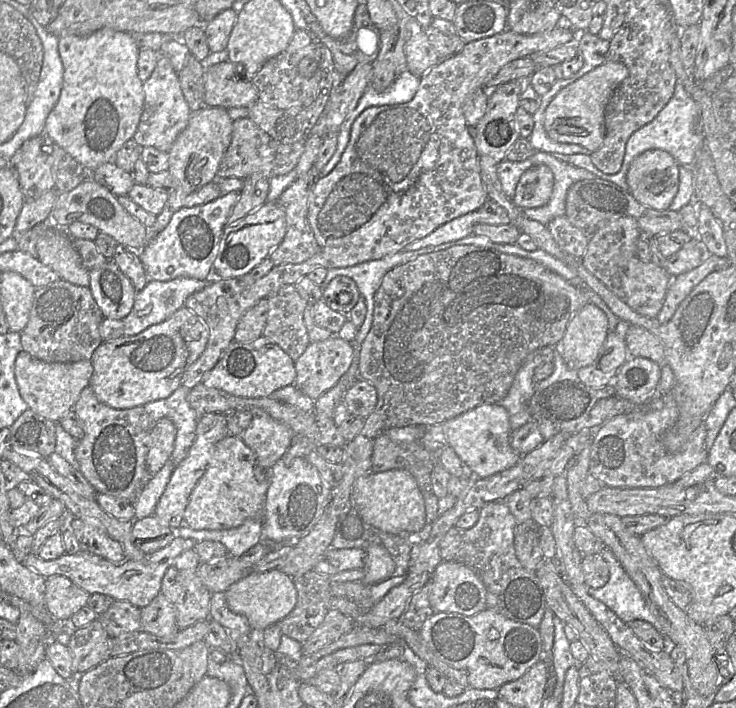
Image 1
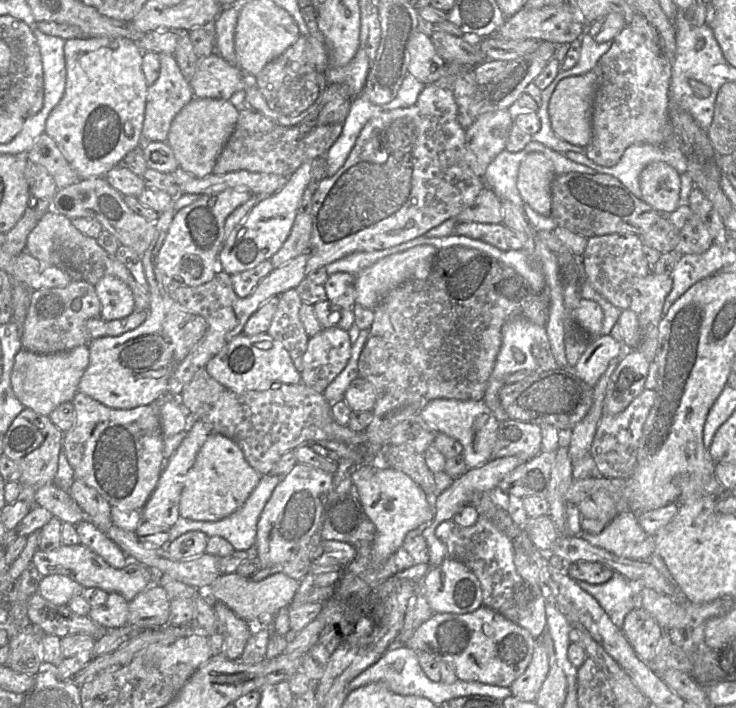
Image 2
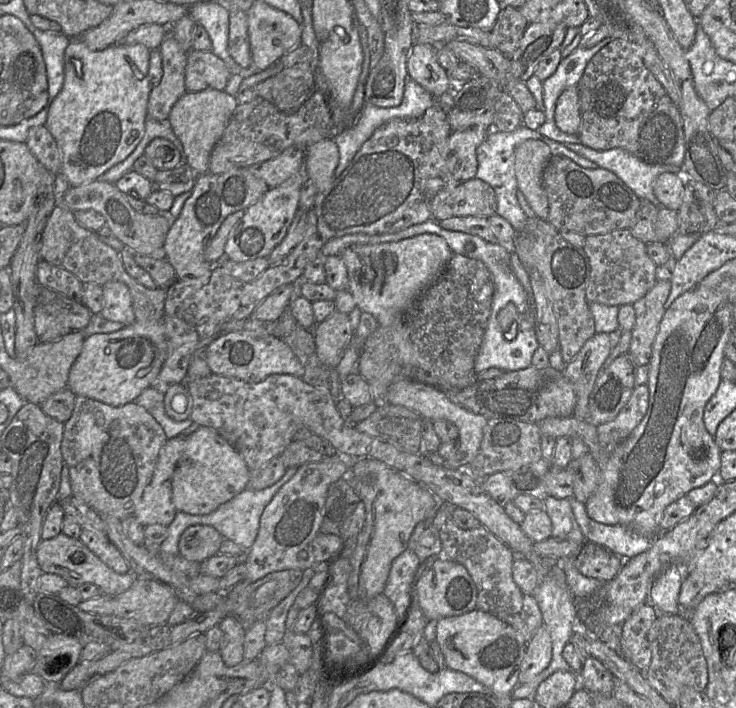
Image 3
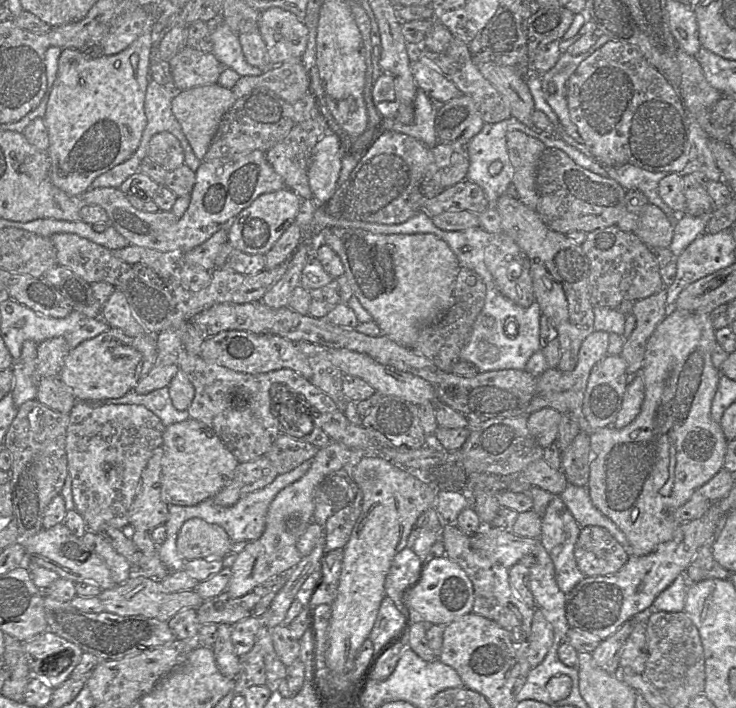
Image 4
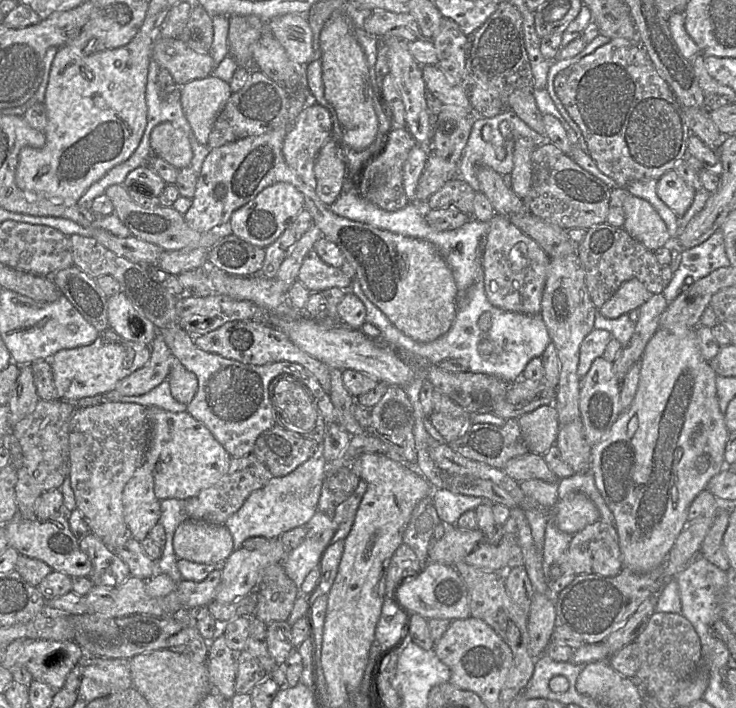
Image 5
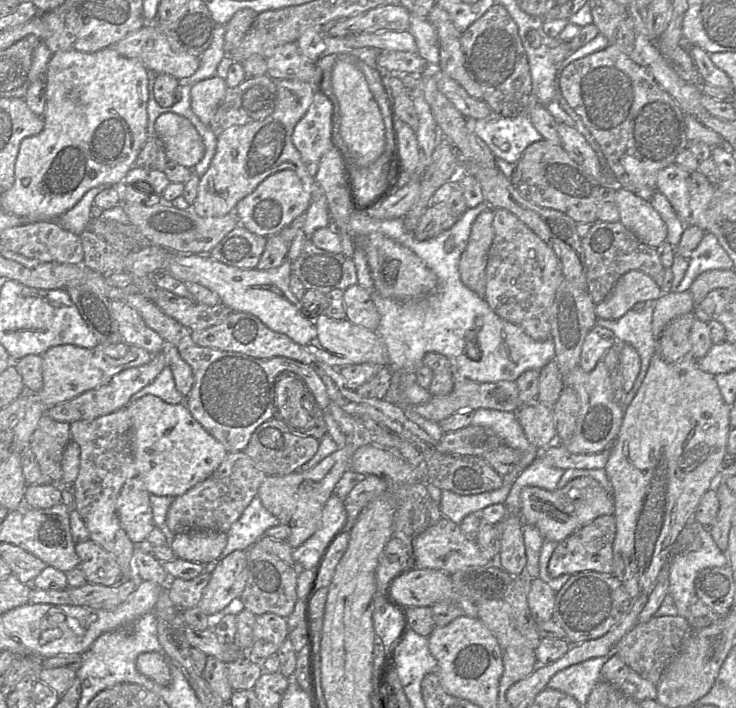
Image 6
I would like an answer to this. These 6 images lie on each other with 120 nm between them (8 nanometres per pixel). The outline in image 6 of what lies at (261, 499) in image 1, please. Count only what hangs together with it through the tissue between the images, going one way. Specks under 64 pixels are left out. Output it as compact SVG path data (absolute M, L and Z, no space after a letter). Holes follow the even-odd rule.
M149 394L139 398L134 402L130 402L126 407L132 423L132 452L134 456L137 476L139 476L143 480L150 494L170 497L177 497L184 494L189 489L211 476L218 469L220 464L229 453L221 442L214 438L207 430L202 427L202 425L198 421L194 419L186 404L169 404L159 397Z

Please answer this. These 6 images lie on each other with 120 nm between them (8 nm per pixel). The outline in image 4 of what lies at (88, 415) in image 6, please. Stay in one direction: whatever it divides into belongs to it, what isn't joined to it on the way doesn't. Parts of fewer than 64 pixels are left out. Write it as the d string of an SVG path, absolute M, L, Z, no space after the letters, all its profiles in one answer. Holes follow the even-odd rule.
M165 329L155 336L157 357L149 373L141 379L134 392L148 394L154 390L168 387L179 372L178 355L183 348L180 331Z

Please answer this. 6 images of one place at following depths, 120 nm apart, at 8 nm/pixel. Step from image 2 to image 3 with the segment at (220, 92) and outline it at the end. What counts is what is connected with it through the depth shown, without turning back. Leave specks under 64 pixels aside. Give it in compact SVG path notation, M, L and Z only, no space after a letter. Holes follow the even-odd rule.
M192 49L187 53L185 87L187 92L224 90L231 76L226 64L212 51Z

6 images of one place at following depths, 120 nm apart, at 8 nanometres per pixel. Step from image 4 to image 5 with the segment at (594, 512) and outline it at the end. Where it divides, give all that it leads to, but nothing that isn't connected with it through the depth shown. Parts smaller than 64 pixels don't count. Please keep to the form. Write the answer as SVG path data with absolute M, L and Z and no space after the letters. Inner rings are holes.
M575 473L572 476L558 480L558 500L564 498L570 492L581 492L590 498L599 510L599 520L615 527L615 519L611 510L595 486L593 474Z

